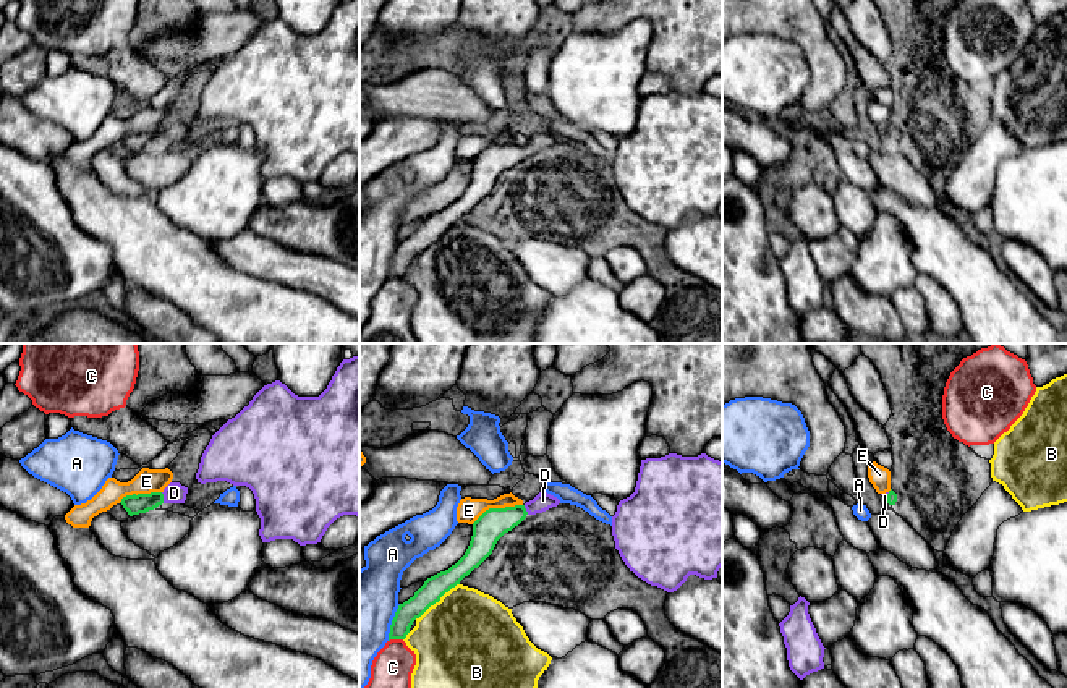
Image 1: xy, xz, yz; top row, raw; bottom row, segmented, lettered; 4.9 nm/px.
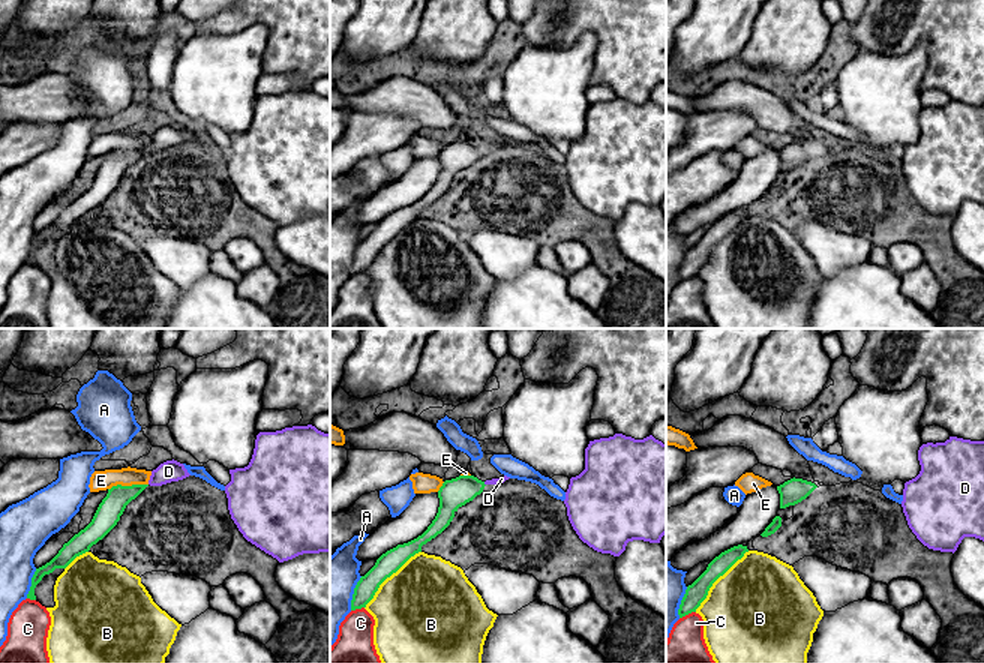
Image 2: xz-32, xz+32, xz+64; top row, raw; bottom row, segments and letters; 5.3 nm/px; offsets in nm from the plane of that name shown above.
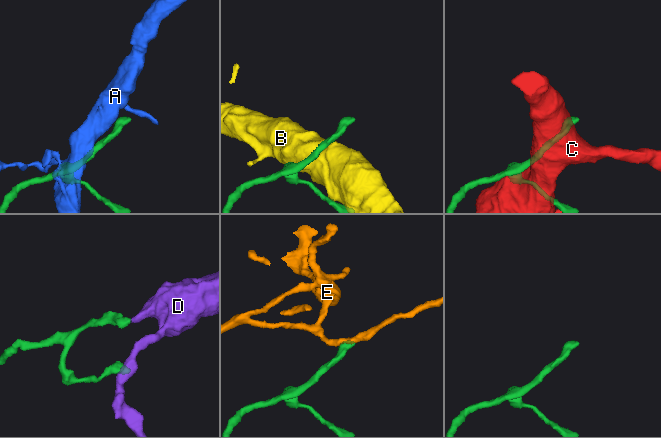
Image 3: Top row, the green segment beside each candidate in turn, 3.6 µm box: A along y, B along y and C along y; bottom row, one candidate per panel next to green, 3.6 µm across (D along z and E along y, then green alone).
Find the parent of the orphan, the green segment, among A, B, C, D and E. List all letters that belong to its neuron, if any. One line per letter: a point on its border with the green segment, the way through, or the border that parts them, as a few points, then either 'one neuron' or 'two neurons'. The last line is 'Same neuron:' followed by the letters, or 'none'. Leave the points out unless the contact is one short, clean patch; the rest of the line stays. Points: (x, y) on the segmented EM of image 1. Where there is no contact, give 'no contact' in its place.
A: xz (392, 622) | two neurons
B: xz (436, 601) | two neurons
C: xz (395, 638) | two neurons
D: xy (162, 497) | across xy (133, 504), (162, 497), (174, 492) | one neuron
E: xz (496, 509) | two neurons
Same neuron: D

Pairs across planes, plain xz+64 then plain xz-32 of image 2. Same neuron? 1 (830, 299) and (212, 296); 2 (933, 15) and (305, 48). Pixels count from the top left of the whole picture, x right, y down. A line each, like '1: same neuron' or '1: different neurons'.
1: same neuron
2: same neuron

